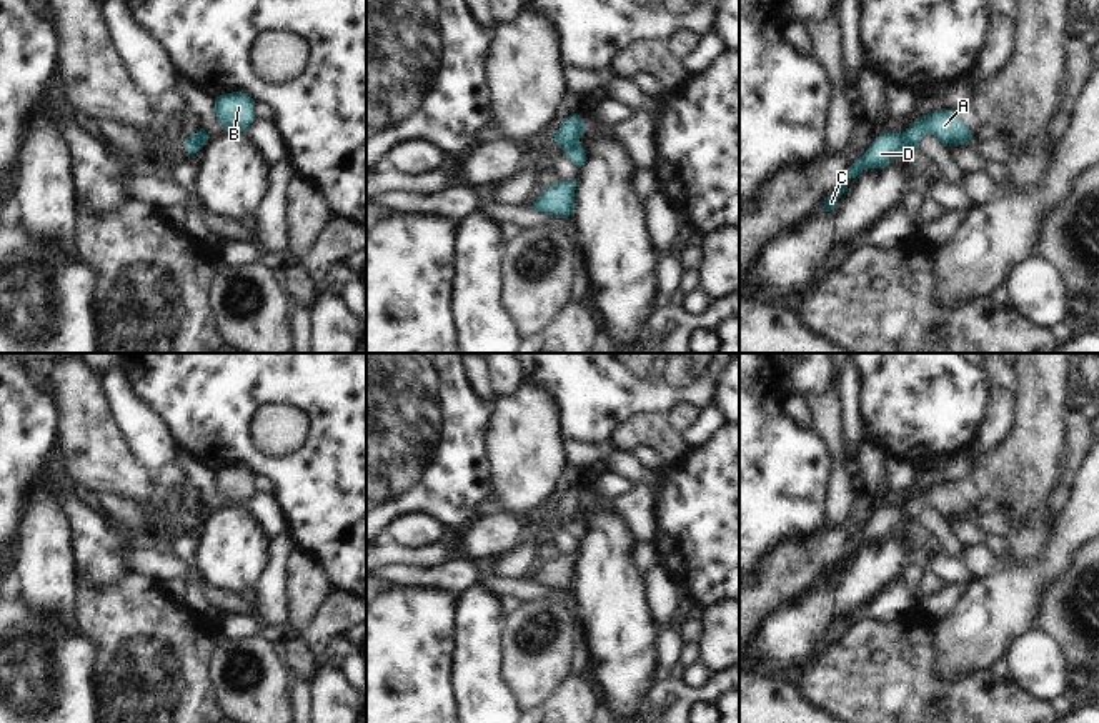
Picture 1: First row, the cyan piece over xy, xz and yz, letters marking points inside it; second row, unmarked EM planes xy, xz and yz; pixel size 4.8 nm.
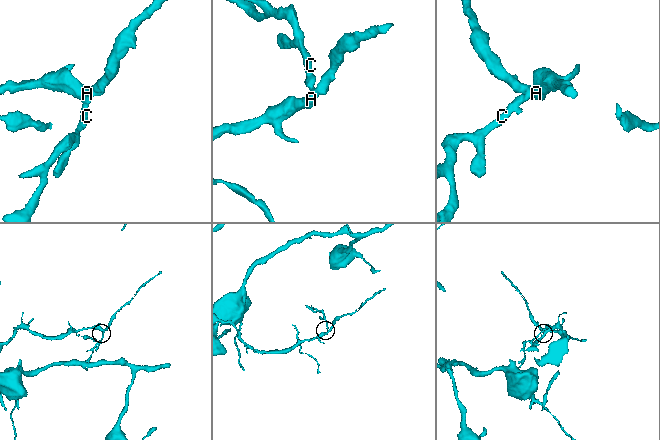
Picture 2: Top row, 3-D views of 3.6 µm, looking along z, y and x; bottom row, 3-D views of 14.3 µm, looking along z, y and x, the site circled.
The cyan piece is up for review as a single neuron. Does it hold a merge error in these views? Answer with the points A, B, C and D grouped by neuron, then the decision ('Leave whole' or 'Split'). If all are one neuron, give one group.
Groups: A B / C D. Split

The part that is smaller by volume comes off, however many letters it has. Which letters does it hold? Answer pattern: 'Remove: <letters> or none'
Remove: C, D

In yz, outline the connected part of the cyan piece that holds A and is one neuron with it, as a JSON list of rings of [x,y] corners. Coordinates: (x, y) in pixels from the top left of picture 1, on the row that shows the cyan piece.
[[[936,110],[903,132],[906,147],[914,150],[926,133],[937,137],[946,147],[947,143],[969,142],[974,132],[962,123],[956,110]]]

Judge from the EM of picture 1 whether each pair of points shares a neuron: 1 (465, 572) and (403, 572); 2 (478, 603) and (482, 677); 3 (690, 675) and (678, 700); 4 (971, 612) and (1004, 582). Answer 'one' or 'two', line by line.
1: one
2: one
3: two
4: one

